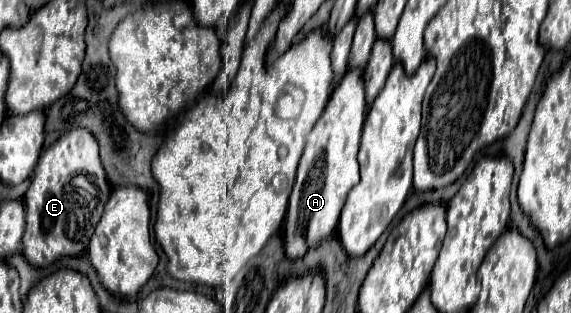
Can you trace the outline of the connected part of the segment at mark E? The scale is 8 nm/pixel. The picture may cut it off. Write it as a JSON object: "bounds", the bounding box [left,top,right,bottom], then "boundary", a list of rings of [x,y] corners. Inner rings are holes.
{"bounds":[23,127,111,267],"boundary":[[[75,127],[61,135],[39,155],[31,185],[23,197],[27,213],[23,235],[25,259],[33,267],[45,267],[63,255],[85,253],[109,195],[111,185],[99,159],[95,135],[85,127]]]}

